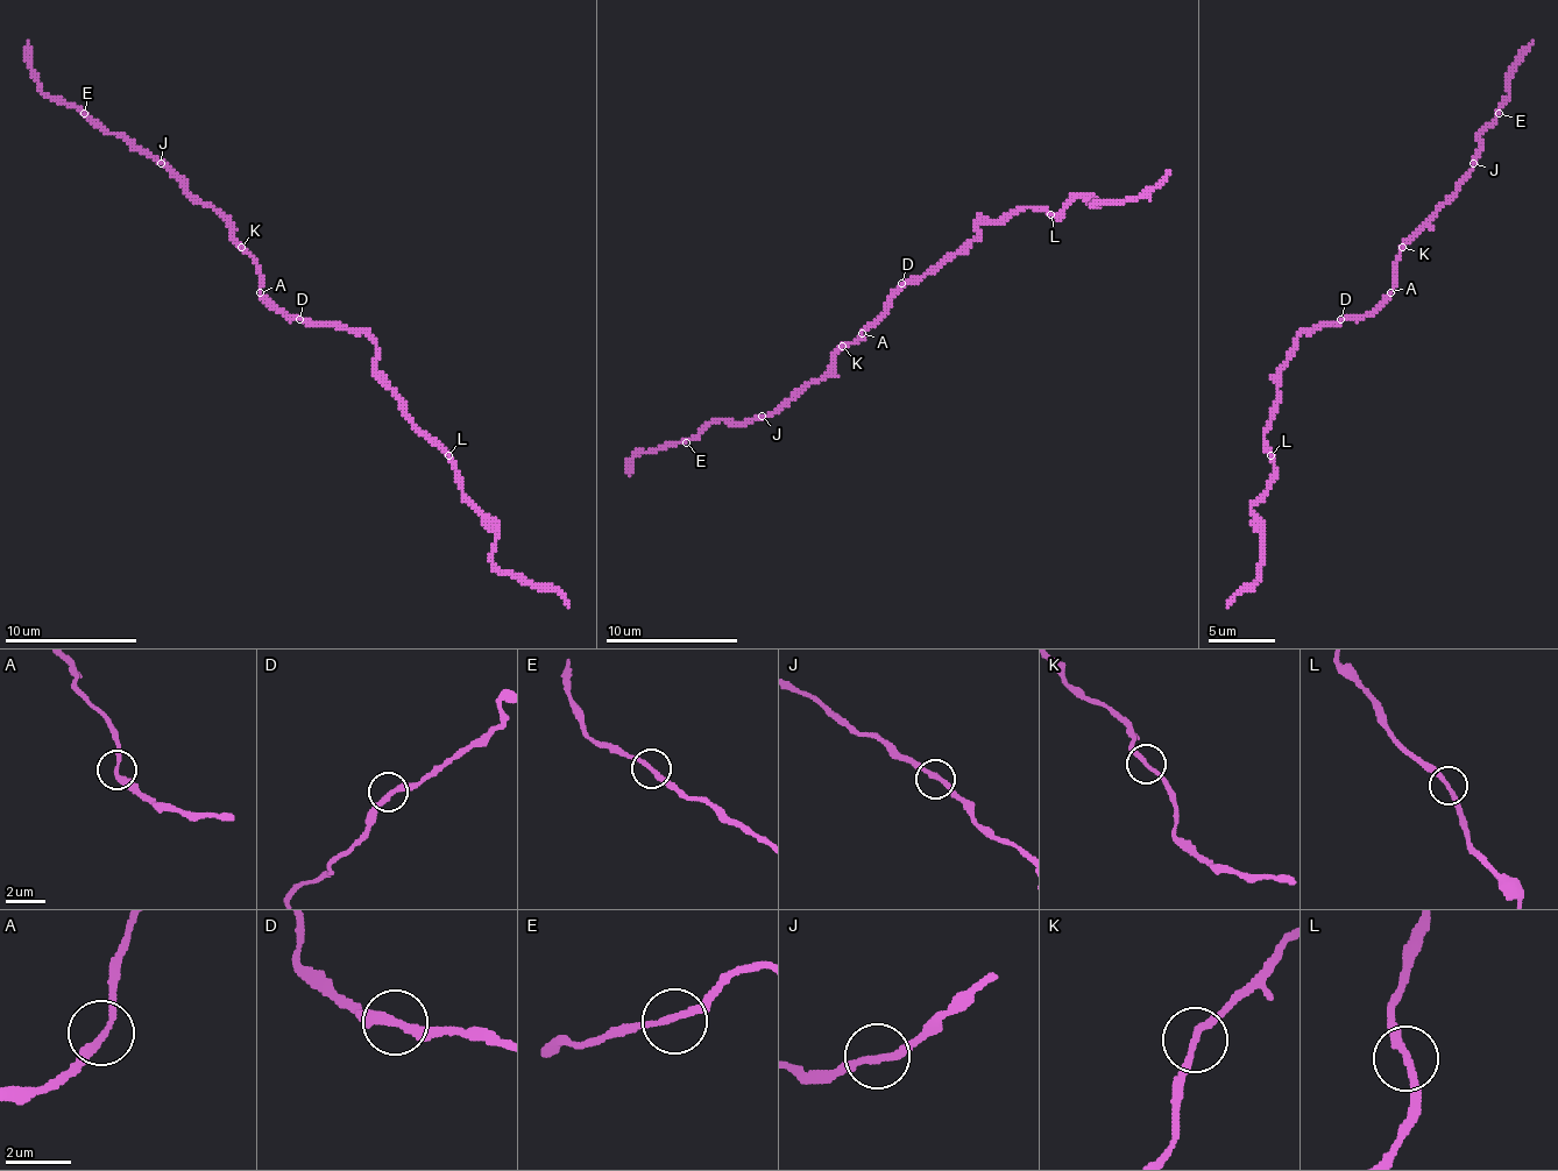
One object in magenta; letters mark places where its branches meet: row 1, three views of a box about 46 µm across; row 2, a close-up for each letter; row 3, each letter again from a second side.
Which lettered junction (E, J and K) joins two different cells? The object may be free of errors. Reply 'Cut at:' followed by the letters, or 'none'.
Cut at: none

